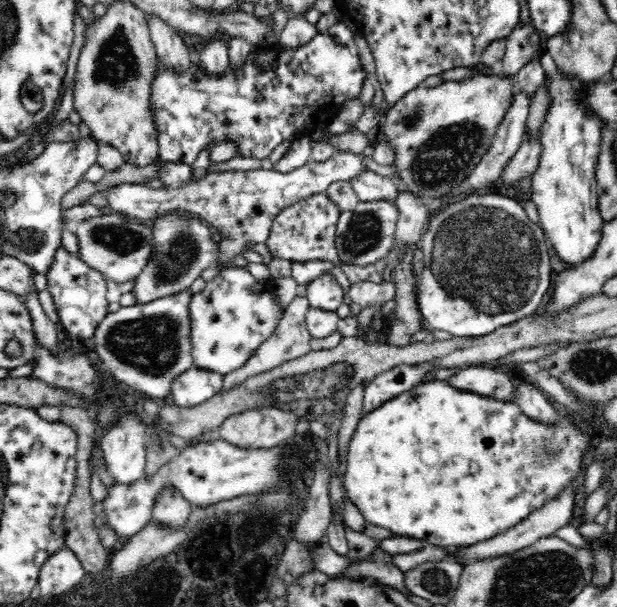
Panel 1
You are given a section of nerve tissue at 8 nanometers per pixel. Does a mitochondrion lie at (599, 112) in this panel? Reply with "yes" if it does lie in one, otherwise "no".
no

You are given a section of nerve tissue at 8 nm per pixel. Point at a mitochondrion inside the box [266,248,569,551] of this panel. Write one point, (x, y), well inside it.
(549, 451)

